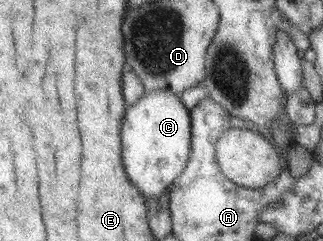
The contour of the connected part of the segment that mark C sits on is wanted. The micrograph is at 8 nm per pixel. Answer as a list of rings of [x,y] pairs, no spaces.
[[[161,89],[152,93],[144,92],[135,104],[128,105],[125,110],[121,143],[123,166],[128,179],[141,191],[147,205],[147,199],[150,197],[159,199],[166,189],[171,188],[176,178],[182,175],[191,153],[191,117],[189,109],[182,103],[181,96]]]

